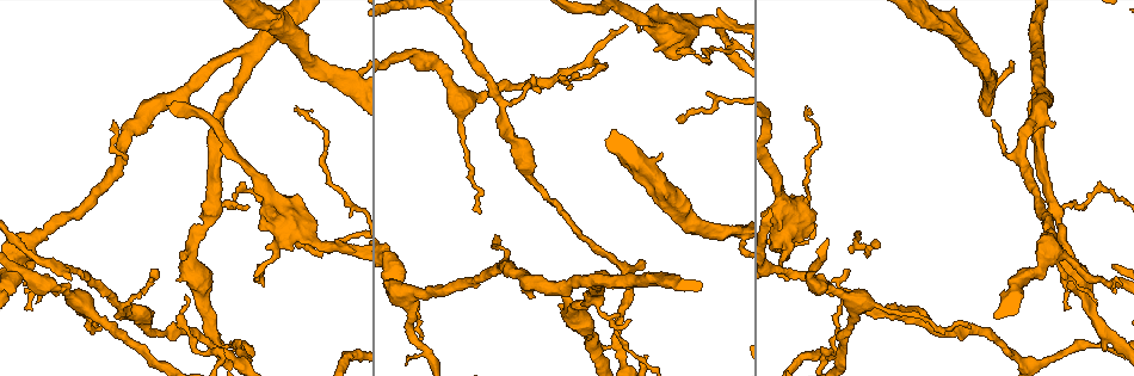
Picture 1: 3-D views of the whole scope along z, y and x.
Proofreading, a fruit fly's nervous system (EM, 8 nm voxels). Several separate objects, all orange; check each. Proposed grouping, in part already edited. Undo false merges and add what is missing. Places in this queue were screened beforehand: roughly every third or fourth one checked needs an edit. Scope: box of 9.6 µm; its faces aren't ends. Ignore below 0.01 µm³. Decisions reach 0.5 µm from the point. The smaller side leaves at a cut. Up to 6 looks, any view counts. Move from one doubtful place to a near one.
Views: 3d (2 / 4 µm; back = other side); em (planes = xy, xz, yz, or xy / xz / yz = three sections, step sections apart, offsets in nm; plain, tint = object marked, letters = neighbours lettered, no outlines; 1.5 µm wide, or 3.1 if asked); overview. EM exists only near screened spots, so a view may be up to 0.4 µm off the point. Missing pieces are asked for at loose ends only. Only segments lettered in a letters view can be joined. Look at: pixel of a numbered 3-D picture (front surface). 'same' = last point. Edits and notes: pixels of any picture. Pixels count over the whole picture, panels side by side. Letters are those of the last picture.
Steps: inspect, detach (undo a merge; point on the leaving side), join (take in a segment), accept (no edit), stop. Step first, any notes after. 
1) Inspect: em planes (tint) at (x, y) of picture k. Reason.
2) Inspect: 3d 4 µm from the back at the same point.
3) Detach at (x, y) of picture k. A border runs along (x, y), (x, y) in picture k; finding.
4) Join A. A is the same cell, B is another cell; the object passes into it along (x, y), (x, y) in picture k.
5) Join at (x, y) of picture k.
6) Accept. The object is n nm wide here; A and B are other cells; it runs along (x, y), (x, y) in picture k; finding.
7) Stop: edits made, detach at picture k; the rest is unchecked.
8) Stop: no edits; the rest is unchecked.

Inspect: em planes (plain) at (112, 120) of picture 1. Tapers out.

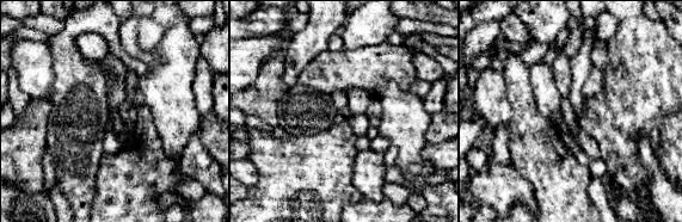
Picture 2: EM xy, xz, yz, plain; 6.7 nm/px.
Inspect: em planes (letters) at the same point.

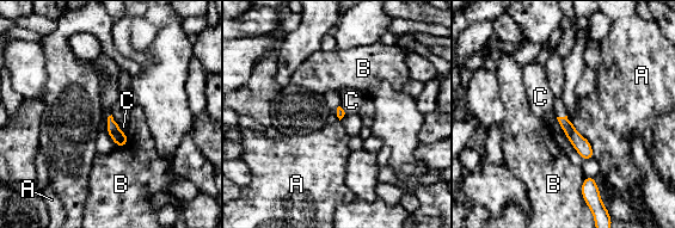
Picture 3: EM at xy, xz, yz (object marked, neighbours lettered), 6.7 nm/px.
Accept. A, B and C are other cells; none of them fits.

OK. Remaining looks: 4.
Inspect: 3d 2 µm from the back at (629, 283) of picture 1. Two arms in line, one across.

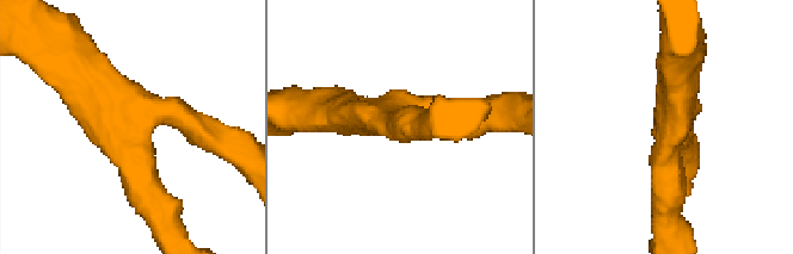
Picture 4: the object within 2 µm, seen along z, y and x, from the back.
Inspect: em xz step 4 (letters) at (403, 126) of picture 4. Now the EM.

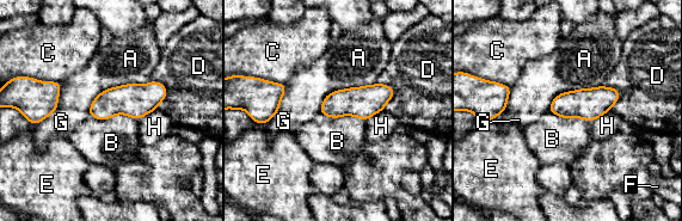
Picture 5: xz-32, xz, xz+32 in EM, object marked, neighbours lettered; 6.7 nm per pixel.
Accept. The longest contact is with A, 480 nm; A, B, C, D, E, F, G and H are other cells; all the same neuron.

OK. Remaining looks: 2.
Inspect: em planes (tint) at (1104, 347) of picture 1. Narrows sharply.

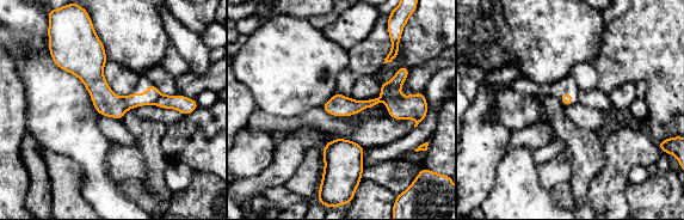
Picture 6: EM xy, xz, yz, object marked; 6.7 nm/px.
Inspect: em planes (letters) at the same point.

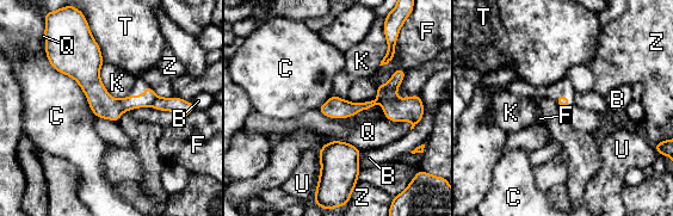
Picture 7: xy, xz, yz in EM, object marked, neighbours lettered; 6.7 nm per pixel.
Detach at (181, 108) of picture 7. The object is 140 nm wide here; the longest contact is with C, 550 nm; B, C, F, K, Q, T, U and Z are other cells; two neurons meet here.

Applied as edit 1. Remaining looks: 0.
Stop: edits made, detach at picture 7; the rest is unchecked.

